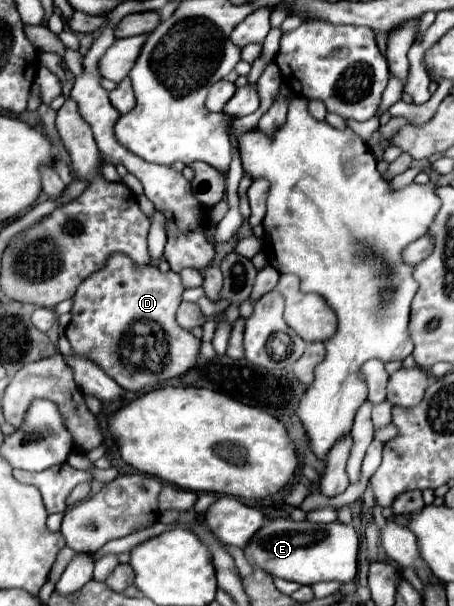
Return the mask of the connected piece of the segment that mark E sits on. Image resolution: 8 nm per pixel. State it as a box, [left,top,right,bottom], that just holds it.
[245,519,359,585]

